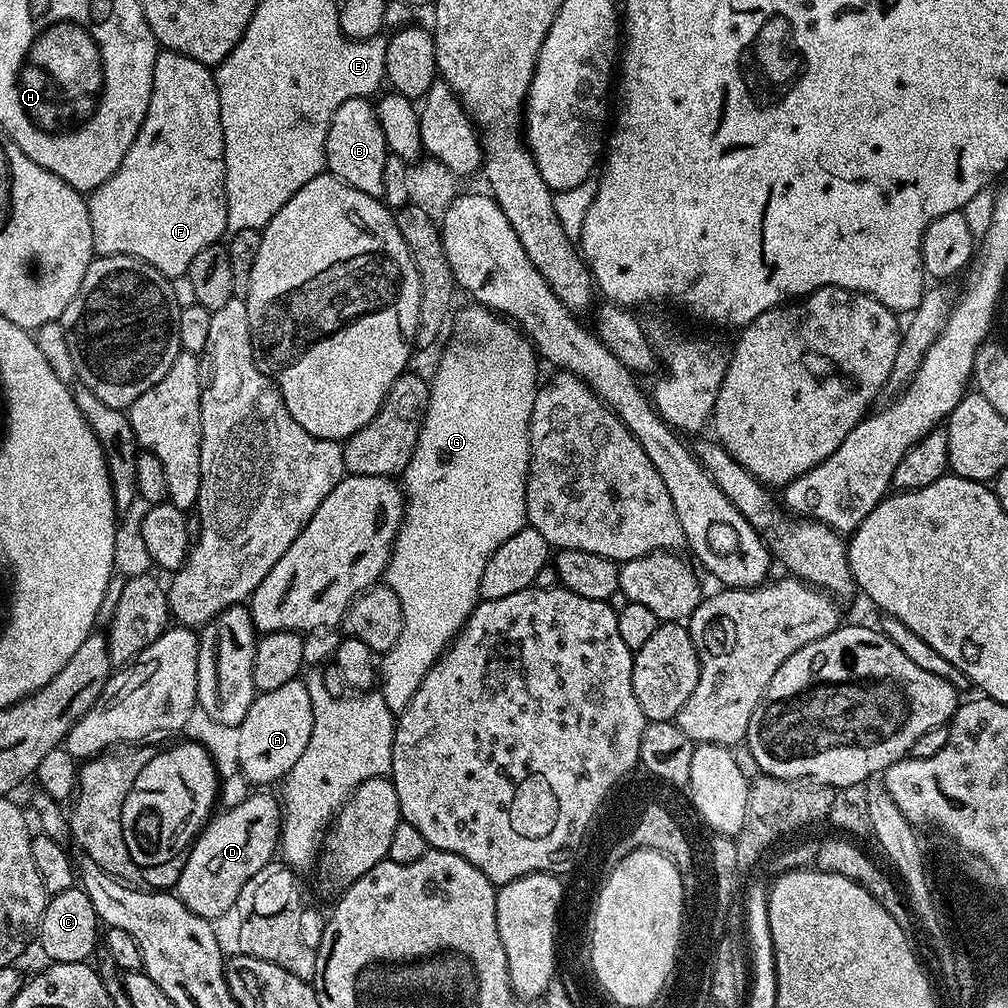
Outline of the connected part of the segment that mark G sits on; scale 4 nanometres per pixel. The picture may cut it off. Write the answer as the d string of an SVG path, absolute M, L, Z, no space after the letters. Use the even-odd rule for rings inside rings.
M475 302L469 305L455 313L450 328L452 341L445 346L436 373L430 376L428 405L418 442L402 473L404 522L396 531L396 541L392 543L392 553L382 577L383 583L398 594L402 606L402 634L398 634L396 645L378 660L378 689L392 714L399 714L410 706L410 698L414 698L418 686L422 686L422 678L436 665L441 652L455 640L480 603L482 570L486 570L490 554L494 554L506 538L514 538L528 523L528 427L538 387L538 353L532 341L511 320Z

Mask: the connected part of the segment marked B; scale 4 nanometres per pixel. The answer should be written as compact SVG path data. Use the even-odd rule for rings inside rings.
M359 96L350 98L350 102L342 102L338 110L334 110L334 118L330 122L330 130L326 134L327 171L342 182L354 186L354 190L362 190L362 194L382 197L382 169L386 167L386 158L390 155L388 143L382 134L382 126L378 126L376 109L371 99Z

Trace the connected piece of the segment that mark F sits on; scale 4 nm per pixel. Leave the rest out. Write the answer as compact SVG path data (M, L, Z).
M164 50L157 55L146 118L118 170L90 193L87 202L92 247L99 255L132 256L169 278L185 275L200 251L225 239L228 203L224 185L224 135L216 78L209 65L181 52Z

